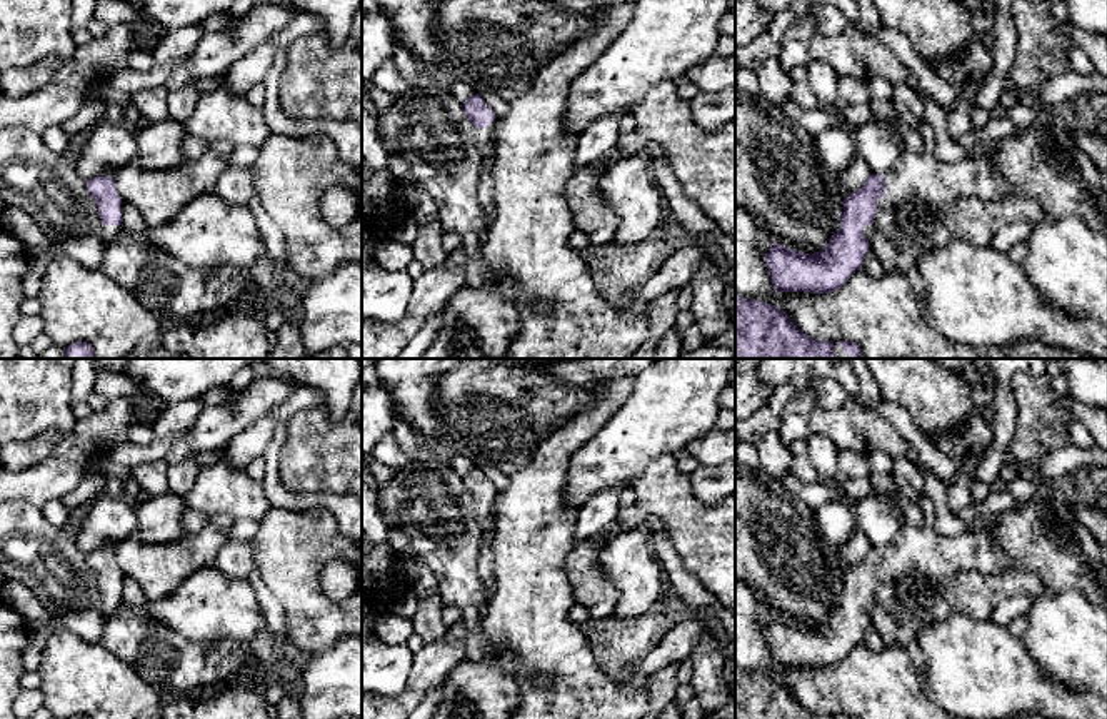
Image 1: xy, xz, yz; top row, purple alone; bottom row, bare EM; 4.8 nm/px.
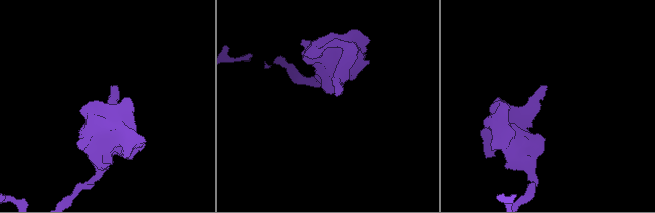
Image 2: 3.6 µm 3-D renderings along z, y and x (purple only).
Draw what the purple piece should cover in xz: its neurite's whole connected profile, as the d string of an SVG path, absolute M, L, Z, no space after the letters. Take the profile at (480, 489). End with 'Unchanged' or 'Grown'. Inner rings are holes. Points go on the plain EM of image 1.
M473 467L463 479L463 485L473 499L475 520L482 529L478 546L477 572L488 596L493 592L493 552L495 520L492 510L495 505L495 487L485 477L480 467Z. Grown

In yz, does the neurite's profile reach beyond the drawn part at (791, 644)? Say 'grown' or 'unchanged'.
grown

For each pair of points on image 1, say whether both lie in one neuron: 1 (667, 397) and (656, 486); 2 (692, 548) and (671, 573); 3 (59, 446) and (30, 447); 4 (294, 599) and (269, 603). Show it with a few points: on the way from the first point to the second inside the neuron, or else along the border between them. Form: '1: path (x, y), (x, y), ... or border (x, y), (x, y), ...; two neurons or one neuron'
1: border (671, 454), (654, 459), (632, 481); two neurons
2: border (669, 537), (681, 563), (707, 589); two neurons
3: path (52, 446), (37, 447); one neuron
4: border (257, 568), (262, 581), (282, 608), (287, 639); two neurons

